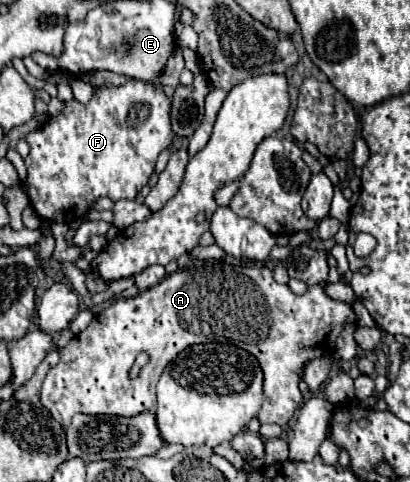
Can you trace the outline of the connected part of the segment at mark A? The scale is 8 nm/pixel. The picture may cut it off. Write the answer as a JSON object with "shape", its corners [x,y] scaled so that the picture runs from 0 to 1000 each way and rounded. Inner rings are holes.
{"shape":[[[524,539],[524,544],[500,544],[500,548],[490,548],[490,552],[471,552],[471,556],[451,556],[451,560],[437,560],[437,564],[427,564],[427,568],[412,568],[412,573],[402,573],[388,589],[378,589],[373,598],[344,606],[339,614],[310,618],[310,622],[285,622],[285,627],[266,631],[261,639],[251,639],[246,647],[237,647],[232,660],[217,668],[217,676],[212,676],[198,693],[188,693],[159,722],[144,726],[149,751],[144,751],[139,759],[129,759],[129,763],[115,772],[110,788],[105,788],[100,838],[124,855],[124,863],[129,863],[139,876],[149,876],[149,884],[168,884],[178,859],[188,859],[188,855],[198,855],[198,859],[227,859],[227,863],[232,863],[232,859],[261,859],[261,863],[310,863],[310,867],[334,863],[334,859],[349,859],[349,855],[363,855],[363,851],[378,846],[378,834],[383,834],[383,830],[378,830],[378,797],[383,797],[383,788],[388,788],[388,780],[393,780],[393,768],[398,768],[437,730],[446,730],[456,718],[471,718],[471,714],[539,710],[539,701],[549,701],[554,710],[568,710],[568,714],[588,718],[593,726],[602,726],[607,734],[617,734],[617,739],[627,743],[637,768],[641,768],[641,817],[646,817],[646,830],[641,830],[641,846],[632,851],[632,863],[627,863],[632,876],[637,876],[637,880],[661,880],[661,876],[666,876],[666,880],[695,884],[695,880],[710,871],[715,851],[734,842],[729,788],[734,788],[734,772],[739,772],[739,763],[744,763],[744,743],[749,743],[749,739],[754,739],[754,743],[773,743],[773,739],[793,739],[793,734],[802,734],[802,739],[817,734],[817,722],[822,722],[817,710],[822,710],[827,693],[837,689],[841,672],[861,672],[861,676],[866,676],[866,668],[871,668],[856,631],[802,618],[798,606],[793,606],[793,593],[798,593],[798,585],[793,585],[793,589],[773,589],[773,593],[754,593],[749,606],[729,614],[729,610],[715,610],[715,602],[705,602],[700,589],[671,585],[666,564],[661,564],[651,552],[573,552],[573,548],[539,544],[539,539],[534,539],[534,544],[529,544],[529,539]],[[339,730],[359,730],[359,734],[363,734],[363,755],[344,763],[344,772],[339,772],[339,780],[334,780],[329,788],[315,788],[315,784],[310,784],[310,772],[315,772],[315,763],[329,755],[329,743],[334,743]]]}

